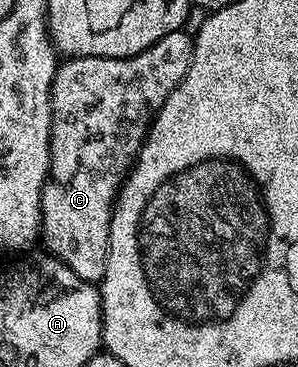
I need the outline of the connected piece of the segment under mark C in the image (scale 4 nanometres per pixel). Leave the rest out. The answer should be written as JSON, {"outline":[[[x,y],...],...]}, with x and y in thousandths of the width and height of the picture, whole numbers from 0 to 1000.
{"outline":[[[624,79],[567,87],[567,98],[540,98],[540,109],[430,158],[285,153],[188,177],[171,232],[171,471],[138,523],[138,659],[272,763],[342,771],[372,673],[372,583],[399,515],[453,450],[534,297],[634,196],[654,106],[628,90]]]}

